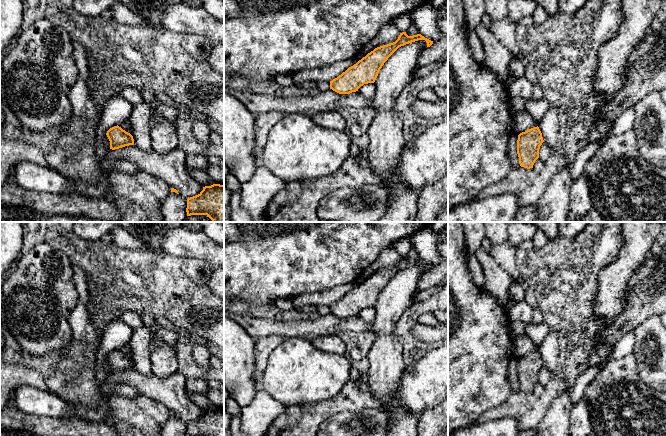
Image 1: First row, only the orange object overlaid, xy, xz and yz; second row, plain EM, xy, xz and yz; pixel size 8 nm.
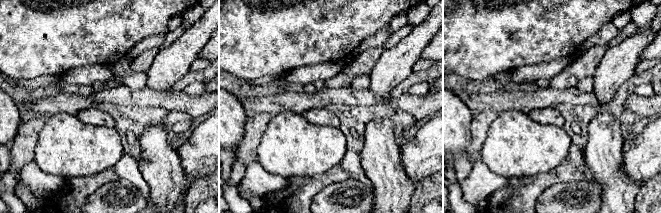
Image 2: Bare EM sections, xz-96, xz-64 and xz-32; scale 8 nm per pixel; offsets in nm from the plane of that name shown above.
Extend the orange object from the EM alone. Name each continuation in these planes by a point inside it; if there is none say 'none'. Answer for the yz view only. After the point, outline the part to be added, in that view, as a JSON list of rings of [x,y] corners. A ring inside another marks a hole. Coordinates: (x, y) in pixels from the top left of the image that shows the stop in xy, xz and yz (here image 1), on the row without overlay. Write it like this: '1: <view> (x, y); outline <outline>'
none

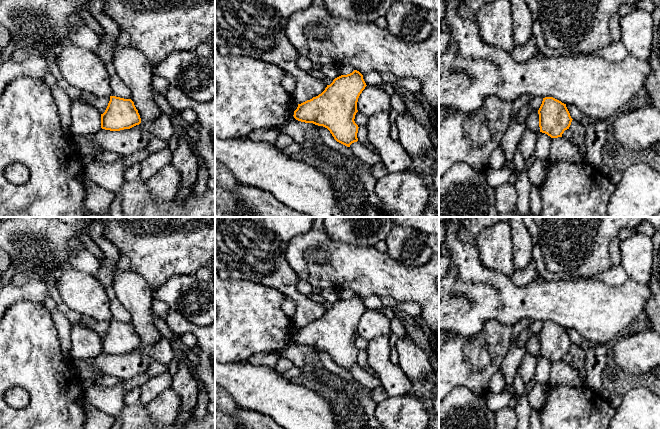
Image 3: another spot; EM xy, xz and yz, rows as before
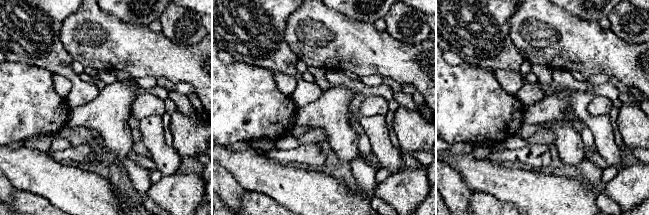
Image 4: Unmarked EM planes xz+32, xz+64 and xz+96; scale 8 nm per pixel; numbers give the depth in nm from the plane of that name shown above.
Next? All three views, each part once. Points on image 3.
none

